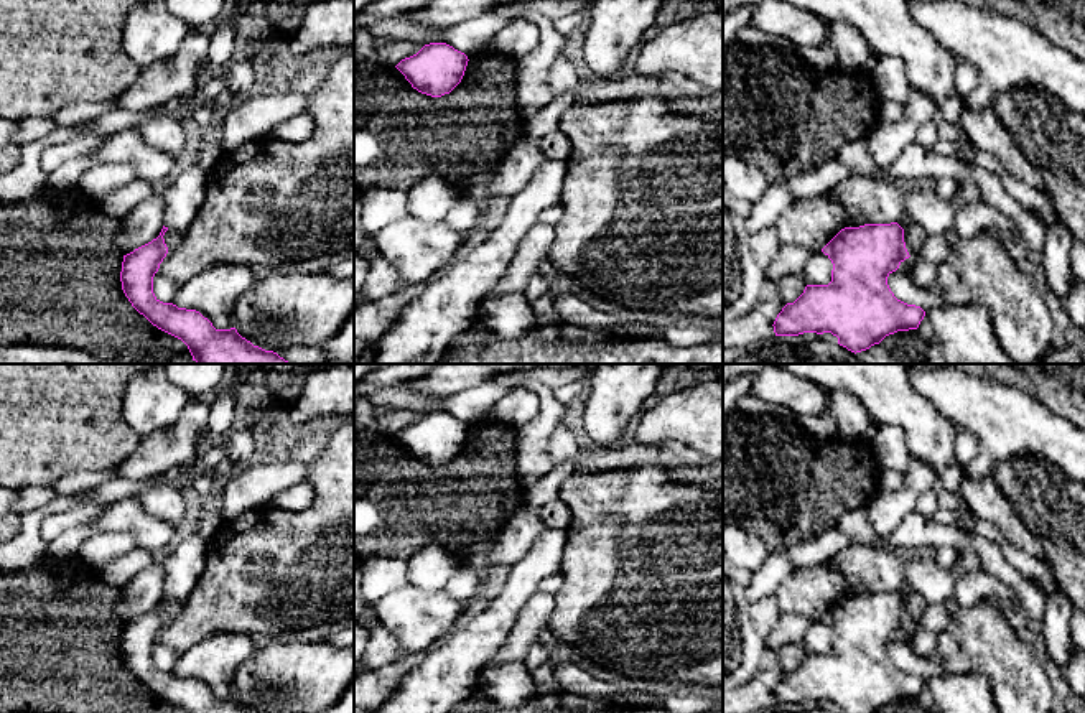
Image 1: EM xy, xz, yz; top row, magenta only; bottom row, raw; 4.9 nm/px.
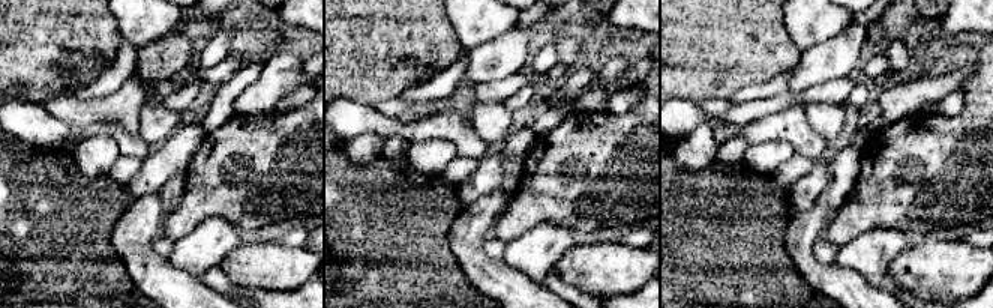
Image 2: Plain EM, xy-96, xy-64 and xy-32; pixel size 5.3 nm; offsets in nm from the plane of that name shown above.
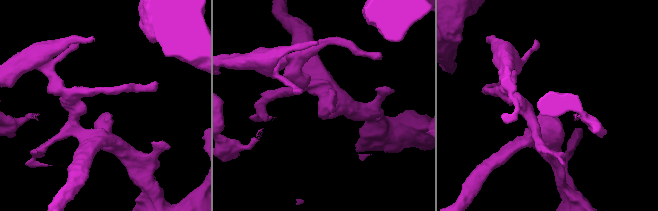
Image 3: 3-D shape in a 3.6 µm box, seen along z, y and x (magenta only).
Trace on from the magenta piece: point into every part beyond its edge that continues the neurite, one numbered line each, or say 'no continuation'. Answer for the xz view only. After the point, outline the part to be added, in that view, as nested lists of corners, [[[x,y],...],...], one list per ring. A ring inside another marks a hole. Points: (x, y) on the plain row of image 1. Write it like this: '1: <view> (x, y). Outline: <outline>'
no continuation

